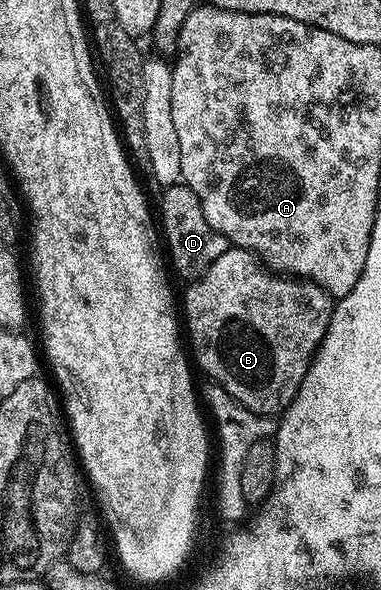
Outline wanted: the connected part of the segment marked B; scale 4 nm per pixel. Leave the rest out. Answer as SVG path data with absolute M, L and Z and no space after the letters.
M230 247L204 276L190 284L193 286L185 293L183 325L189 328L187 341L193 344L192 360L213 380L210 382L226 389L233 400L252 413L280 415L296 399L329 329L331 297L320 285L309 283L304 289L300 280L277 278L268 267L252 249Z

